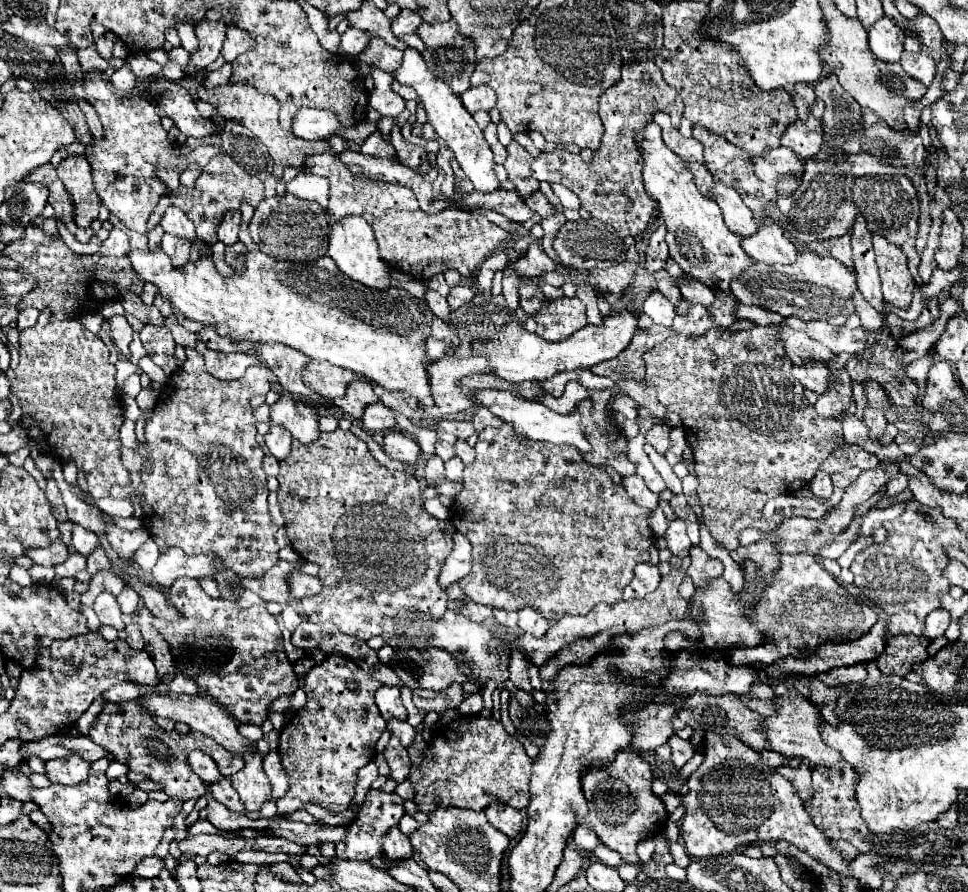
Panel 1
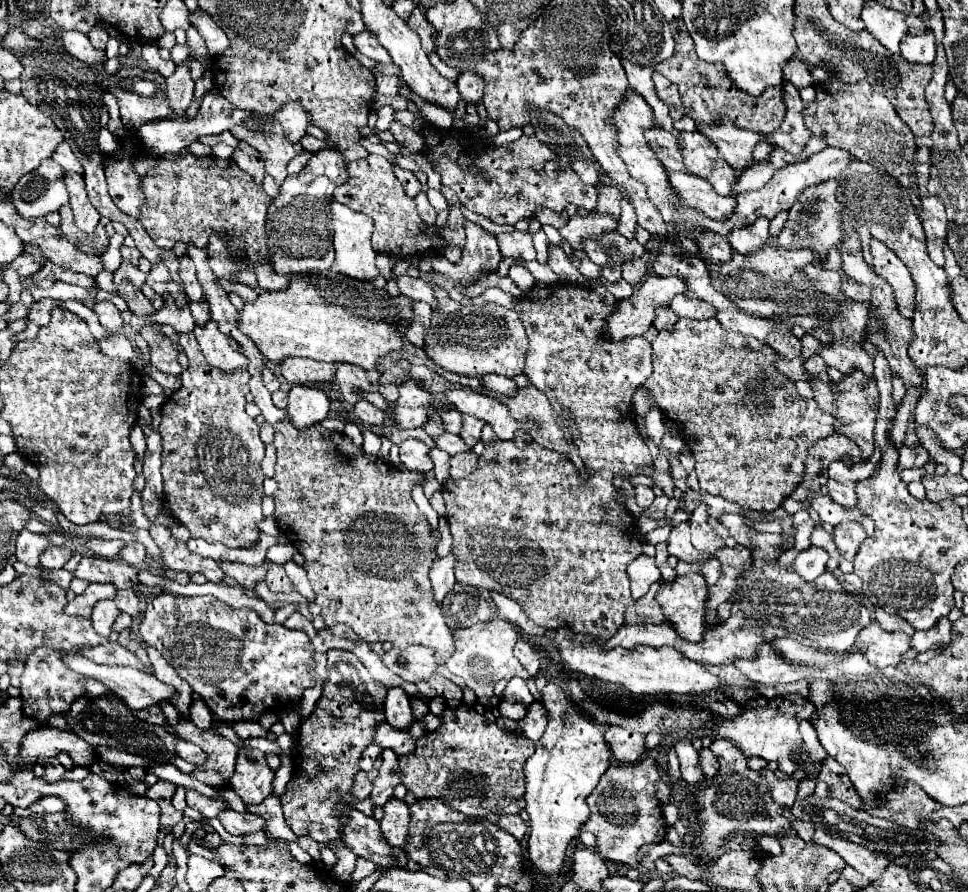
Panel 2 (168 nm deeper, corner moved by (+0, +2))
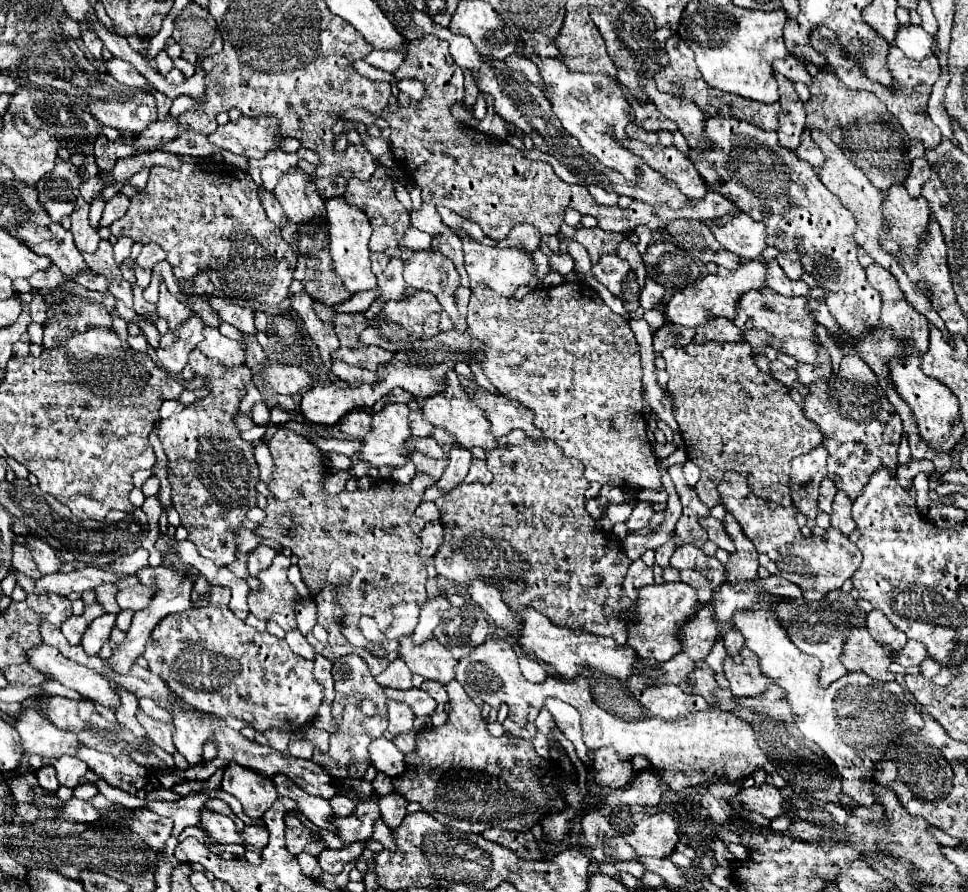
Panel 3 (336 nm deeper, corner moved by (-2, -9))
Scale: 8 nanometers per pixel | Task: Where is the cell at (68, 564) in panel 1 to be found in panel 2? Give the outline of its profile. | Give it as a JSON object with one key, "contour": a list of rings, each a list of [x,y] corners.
{"contour":[[[53,546],[41,554],[41,566],[47,570],[57,570],[57,568],[63,568],[71,556],[73,556],[73,552],[69,548]]]}

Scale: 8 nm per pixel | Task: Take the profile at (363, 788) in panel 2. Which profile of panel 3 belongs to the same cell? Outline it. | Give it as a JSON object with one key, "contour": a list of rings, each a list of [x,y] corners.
{"contour":[[[335,795],[329,803],[331,803],[331,809],[335,811],[335,817],[347,817],[355,811],[355,803],[345,795]]]}

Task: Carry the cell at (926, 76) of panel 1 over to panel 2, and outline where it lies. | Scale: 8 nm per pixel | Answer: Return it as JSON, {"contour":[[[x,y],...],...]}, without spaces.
{"contour":[[[907,34],[901,40],[901,54],[911,64],[931,64],[933,58],[935,58],[933,34],[921,34],[921,36]]]}

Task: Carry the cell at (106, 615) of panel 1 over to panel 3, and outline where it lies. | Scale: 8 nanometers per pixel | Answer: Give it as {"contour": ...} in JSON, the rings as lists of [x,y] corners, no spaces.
{"contour":[[[105,613],[101,617],[97,617],[85,631],[83,639],[81,639],[81,647],[85,649],[87,655],[97,655],[99,649],[103,647],[103,643],[109,639],[109,633],[115,625],[115,615]]]}

